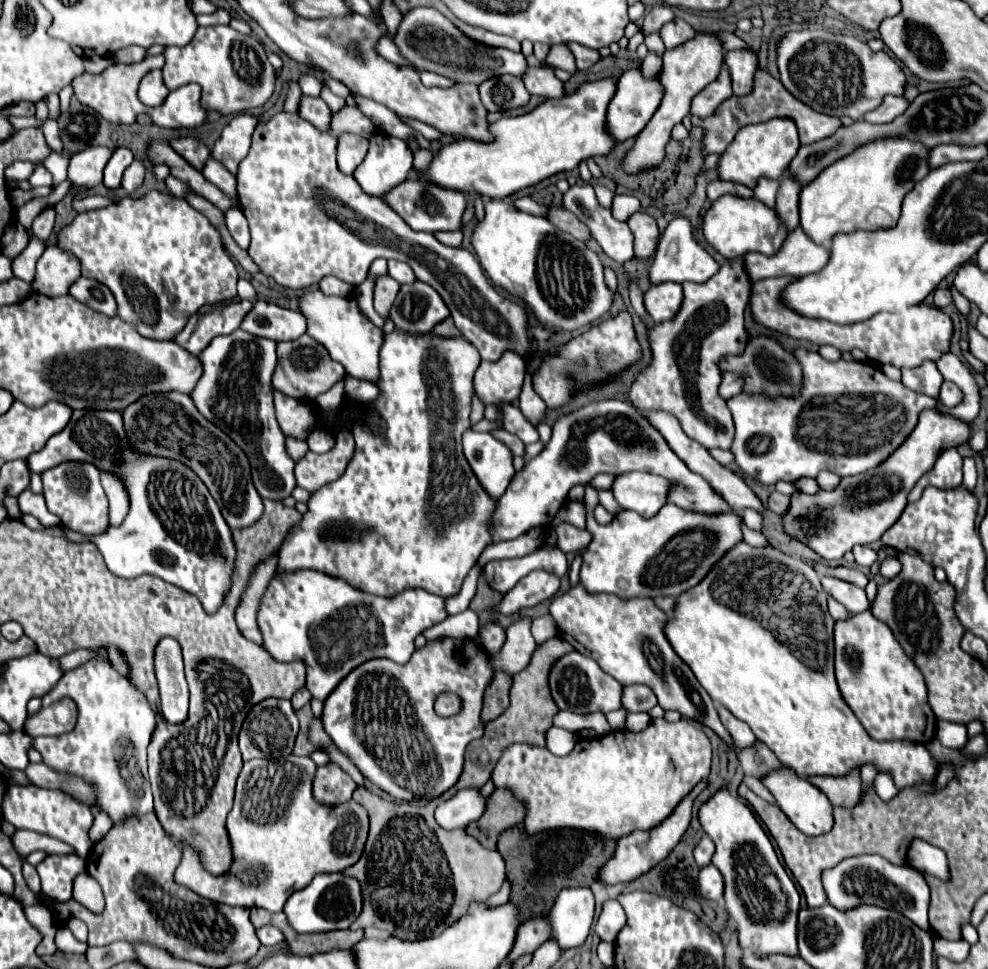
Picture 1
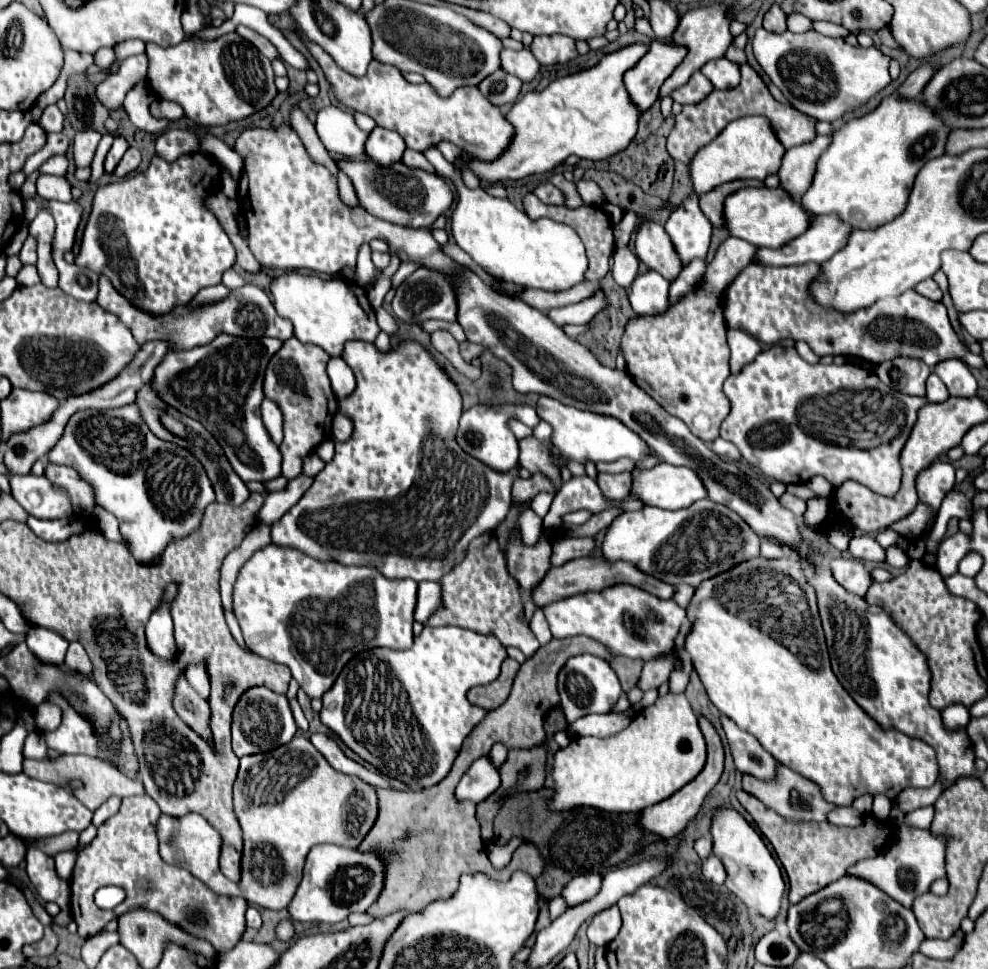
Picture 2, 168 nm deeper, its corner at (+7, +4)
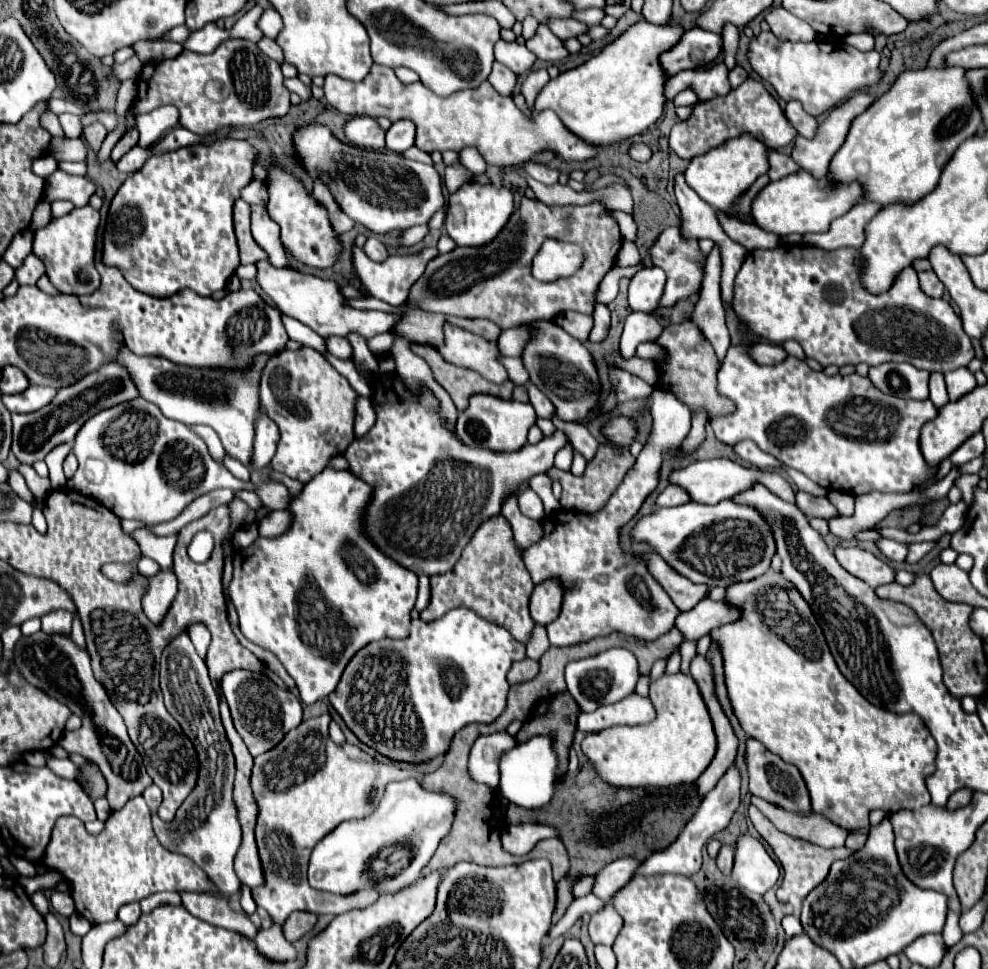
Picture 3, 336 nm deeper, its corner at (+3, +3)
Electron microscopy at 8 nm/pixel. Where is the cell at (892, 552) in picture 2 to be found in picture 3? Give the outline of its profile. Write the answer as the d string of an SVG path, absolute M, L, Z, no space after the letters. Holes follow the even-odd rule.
M921 542L921 544L907 544L907 564L915 564L919 562L931 548L935 546L935 542Z

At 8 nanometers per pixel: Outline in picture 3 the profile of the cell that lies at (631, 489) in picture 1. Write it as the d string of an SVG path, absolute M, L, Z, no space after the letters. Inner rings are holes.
M697 460L697 462L691 462L689 466L685 468L679 468L679 470L671 470L669 474L669 484L673 486L679 486L683 488L691 500L699 502L699 504L717 504L725 498L731 498L735 496L737 492L749 488L753 482L761 482L765 484L773 494L777 494L779 498L783 500L789 500L793 502L795 498L795 492L791 488L791 484L779 476L779 474L773 474L773 472L763 472L763 470L751 470L751 468L743 468L739 466L737 462L731 462L731 460Z

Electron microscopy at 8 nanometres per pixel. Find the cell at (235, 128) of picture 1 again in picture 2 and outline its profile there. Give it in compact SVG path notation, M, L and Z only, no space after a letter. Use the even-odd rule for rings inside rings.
M229 171L223 173L223 179L221 179L221 191L223 191L227 197L231 197L231 199L237 197L237 181L231 179Z

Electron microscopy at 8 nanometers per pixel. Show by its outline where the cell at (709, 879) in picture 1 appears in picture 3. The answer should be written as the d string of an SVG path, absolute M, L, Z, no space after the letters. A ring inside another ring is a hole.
M721 846L719 856L717 856L717 868L719 868L725 876L731 874L731 868L733 868L733 848L731 848L731 846Z

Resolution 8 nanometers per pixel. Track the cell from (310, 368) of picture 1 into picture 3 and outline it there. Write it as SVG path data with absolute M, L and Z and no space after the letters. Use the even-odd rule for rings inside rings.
M303 346L295 352L275 354L261 376L261 404L273 416L281 430L277 454L271 460L273 470L289 478L309 482L321 474L331 456L343 454L353 442L353 404L355 390L349 386L331 362L319 352Z

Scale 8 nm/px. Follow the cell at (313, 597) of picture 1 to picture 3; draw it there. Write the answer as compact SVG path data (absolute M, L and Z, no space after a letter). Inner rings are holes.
M325 468L321 476L309 480L303 492L289 504L293 526L279 538L257 538L249 548L237 550L233 558L231 600L239 614L241 632L253 644L273 652L289 676L295 680L303 704L327 698L339 684L347 662L367 644L383 638L403 640L409 636L411 610L417 598L417 576L381 556L365 536L361 536L361 508L365 508L371 488L349 472Z

